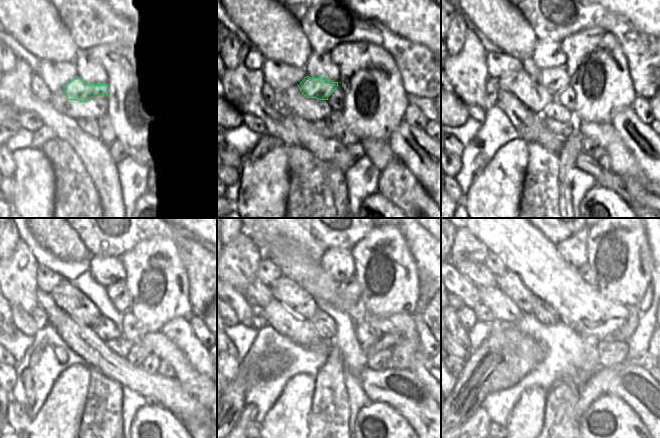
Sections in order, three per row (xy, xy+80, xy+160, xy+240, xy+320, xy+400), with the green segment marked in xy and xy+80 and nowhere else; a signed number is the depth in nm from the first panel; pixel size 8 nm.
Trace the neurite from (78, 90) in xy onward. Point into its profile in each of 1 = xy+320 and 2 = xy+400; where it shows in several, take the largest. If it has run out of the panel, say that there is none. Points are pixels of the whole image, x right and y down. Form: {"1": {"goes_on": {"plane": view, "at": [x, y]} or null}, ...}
{"1": {"goes_on": {"plane": "xy+320", "at": [348, 292]}}, "2": {"goes_on": {"plane": "xy+400", "at": [585, 272]}}}

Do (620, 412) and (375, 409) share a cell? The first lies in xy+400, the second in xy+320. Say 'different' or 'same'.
same

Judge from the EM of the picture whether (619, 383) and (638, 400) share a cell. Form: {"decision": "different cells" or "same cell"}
{"decision": "same cell"}

